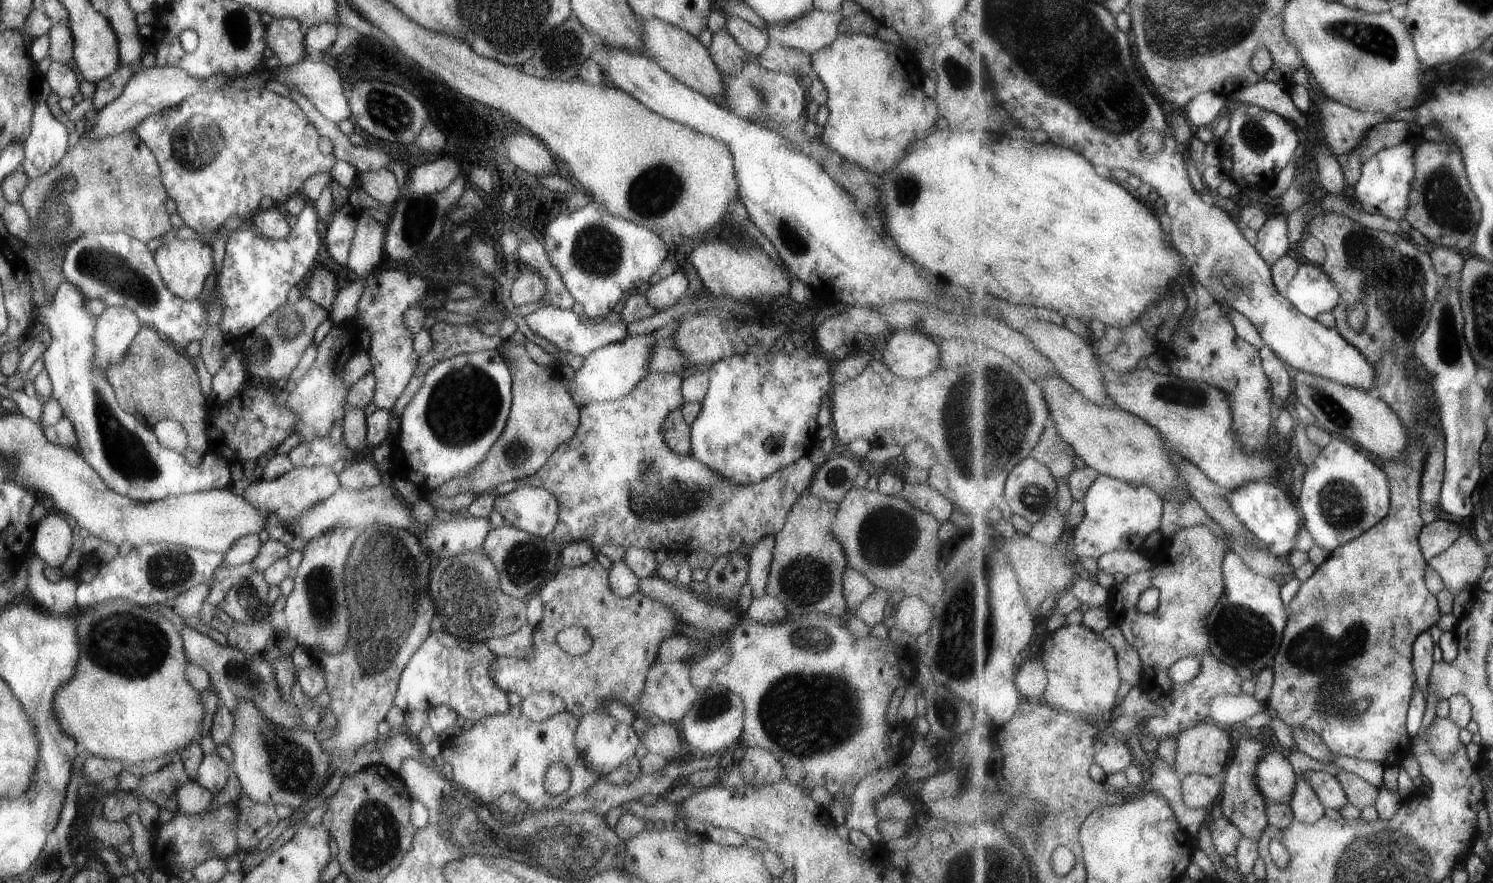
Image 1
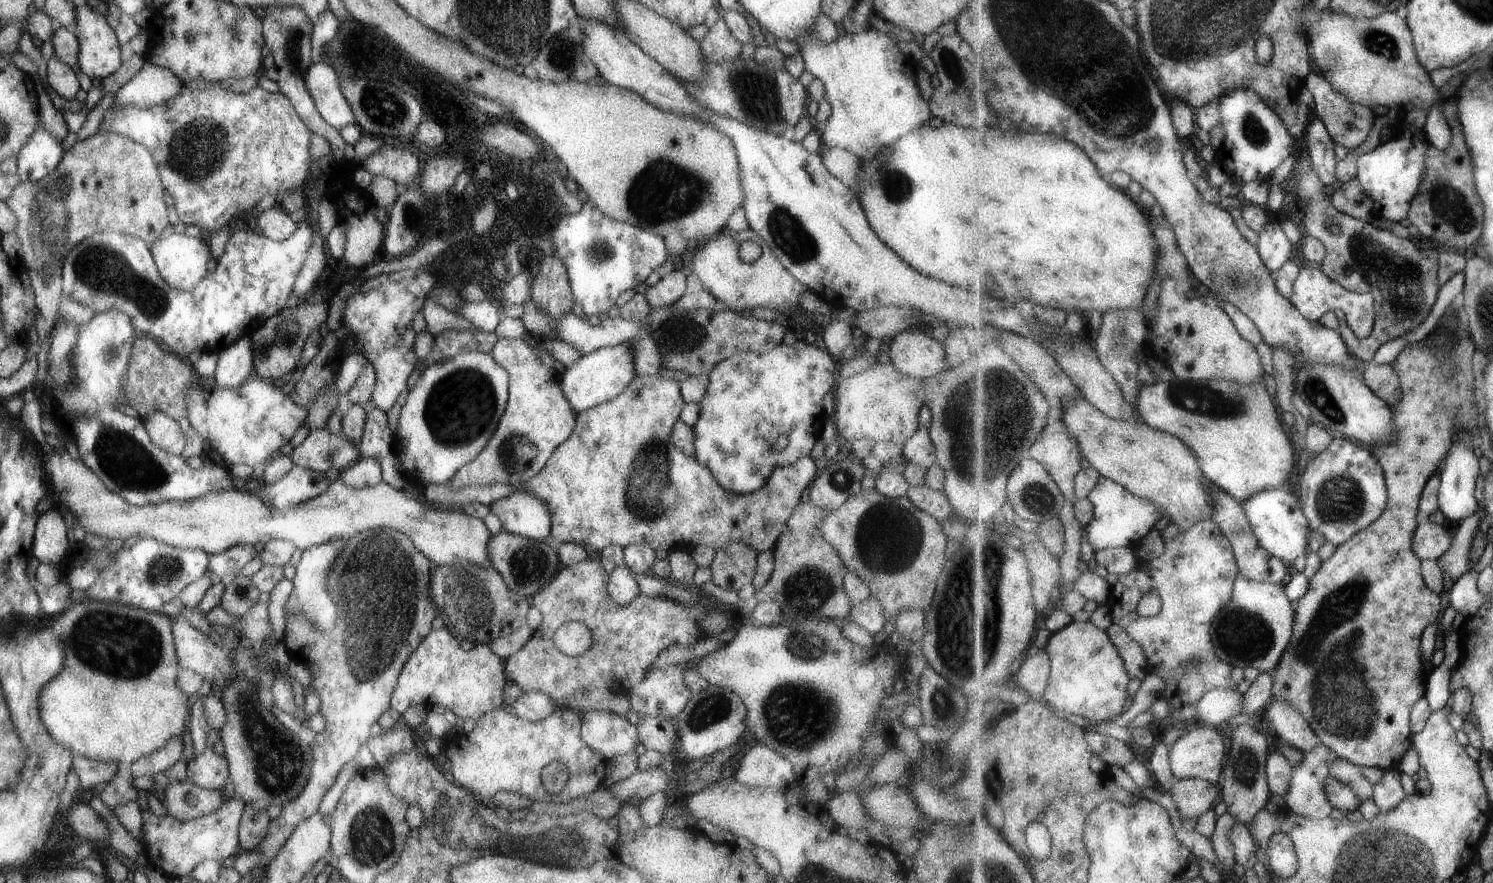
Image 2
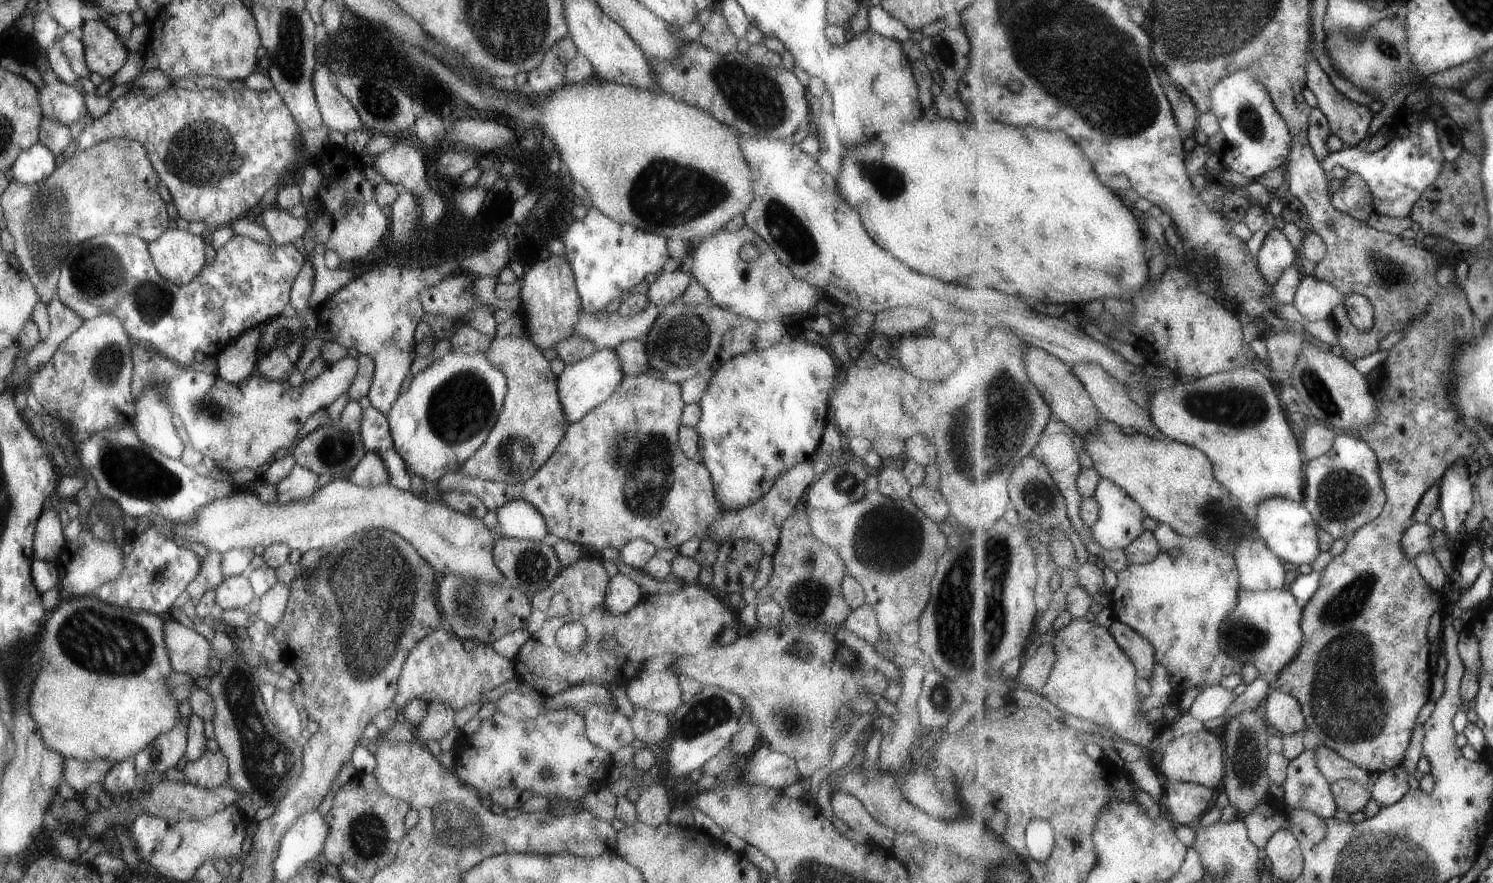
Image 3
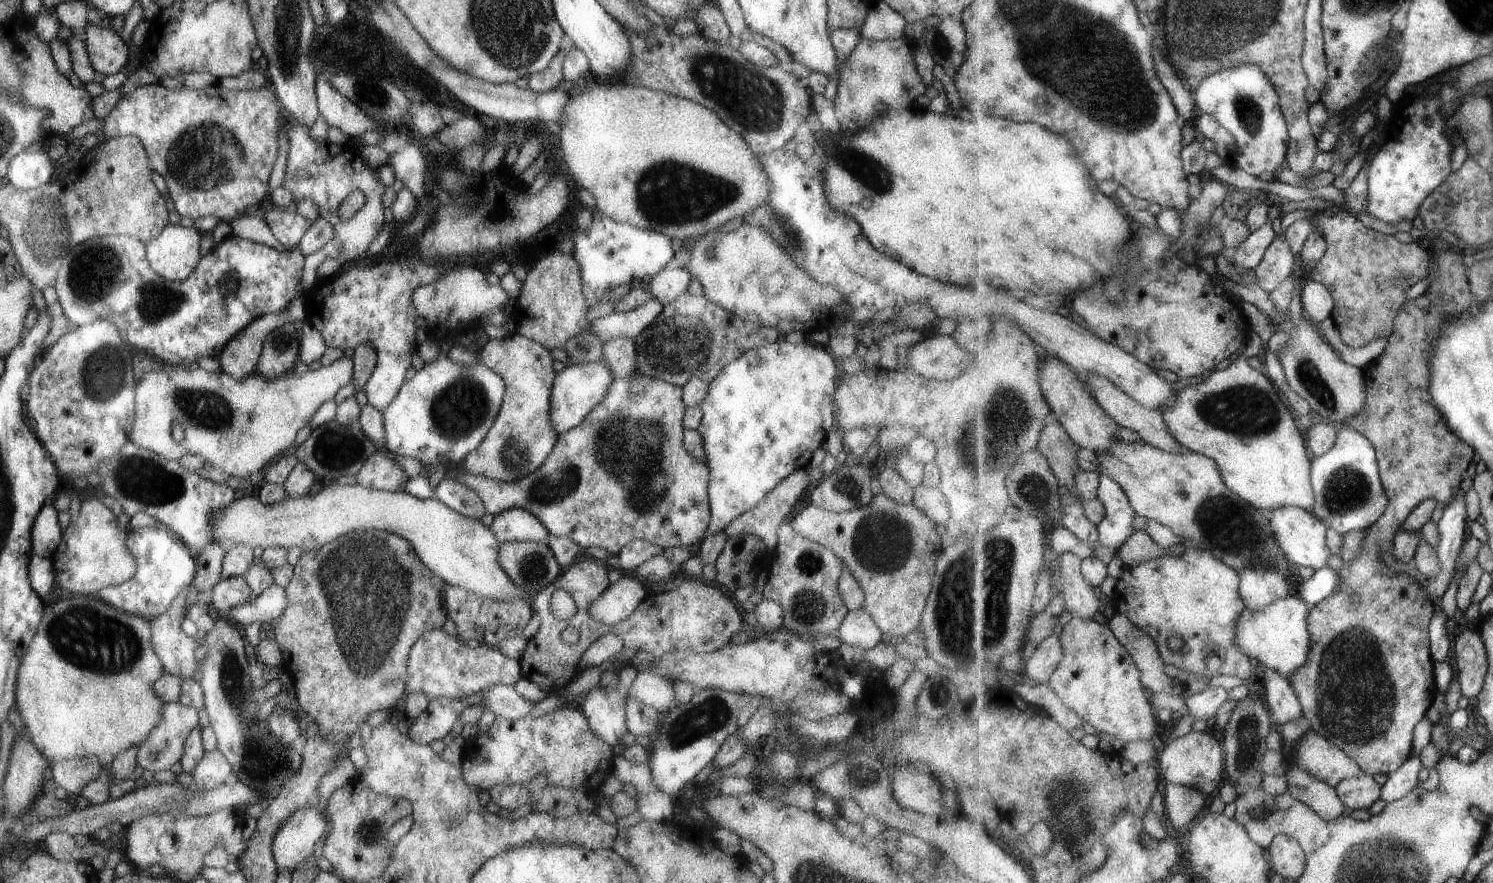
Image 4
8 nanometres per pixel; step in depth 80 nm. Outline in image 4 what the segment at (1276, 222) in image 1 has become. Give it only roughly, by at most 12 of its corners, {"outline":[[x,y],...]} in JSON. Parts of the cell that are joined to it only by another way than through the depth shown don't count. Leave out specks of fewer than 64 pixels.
{"outline":[[1277,234],[1254,281],[1270,293],[1295,270],[1295,253]]}

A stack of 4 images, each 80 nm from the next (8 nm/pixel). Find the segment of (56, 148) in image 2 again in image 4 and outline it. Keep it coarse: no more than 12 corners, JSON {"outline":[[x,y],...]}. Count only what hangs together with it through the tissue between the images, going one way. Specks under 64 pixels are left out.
{"outline":[[43,149],[18,152],[7,165],[9,184],[45,184],[55,163]]}

